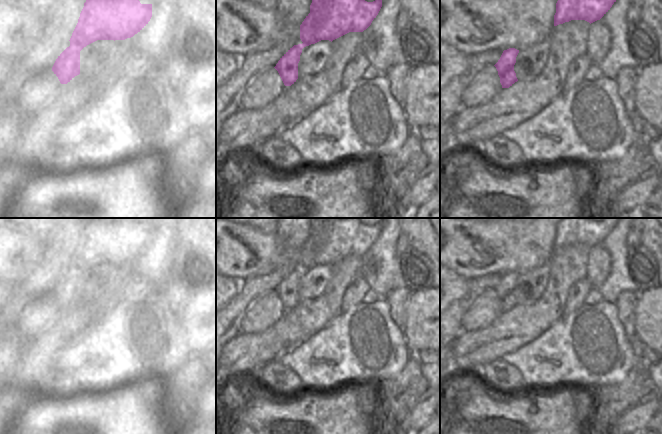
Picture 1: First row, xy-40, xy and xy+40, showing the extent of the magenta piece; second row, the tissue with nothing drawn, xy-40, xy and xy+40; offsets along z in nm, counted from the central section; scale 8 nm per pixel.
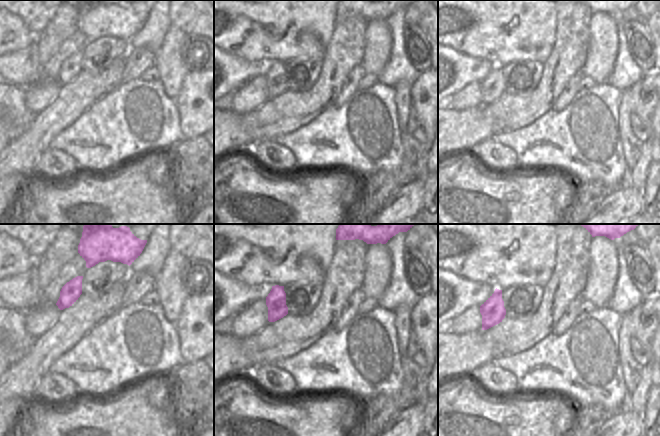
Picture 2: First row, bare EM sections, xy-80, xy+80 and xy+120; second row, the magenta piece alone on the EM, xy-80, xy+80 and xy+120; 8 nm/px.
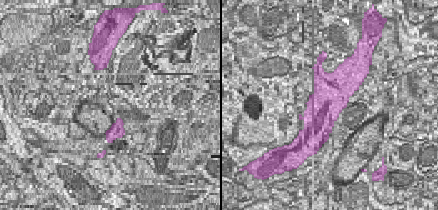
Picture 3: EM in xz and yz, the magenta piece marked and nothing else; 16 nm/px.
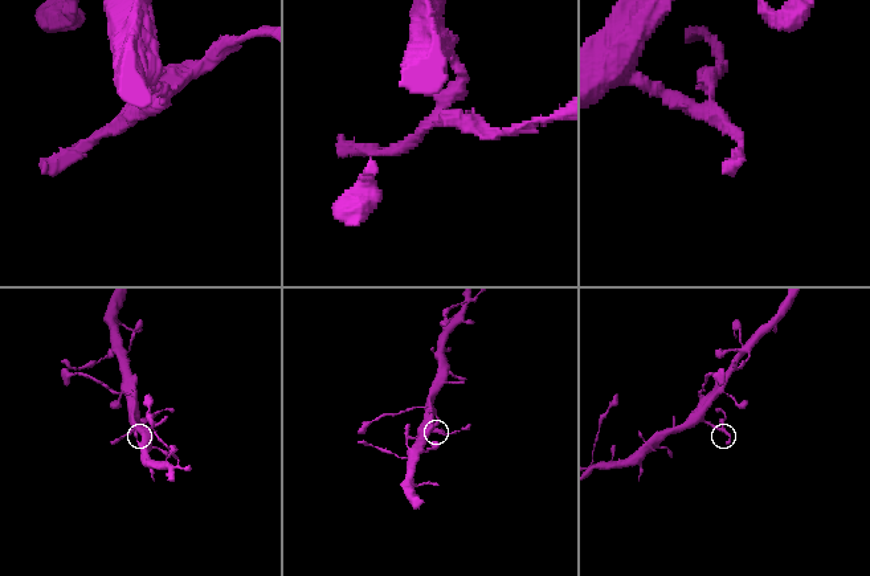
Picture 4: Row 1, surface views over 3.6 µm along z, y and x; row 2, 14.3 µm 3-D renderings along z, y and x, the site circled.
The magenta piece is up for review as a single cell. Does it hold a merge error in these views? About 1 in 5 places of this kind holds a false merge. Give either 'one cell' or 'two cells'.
two cells

